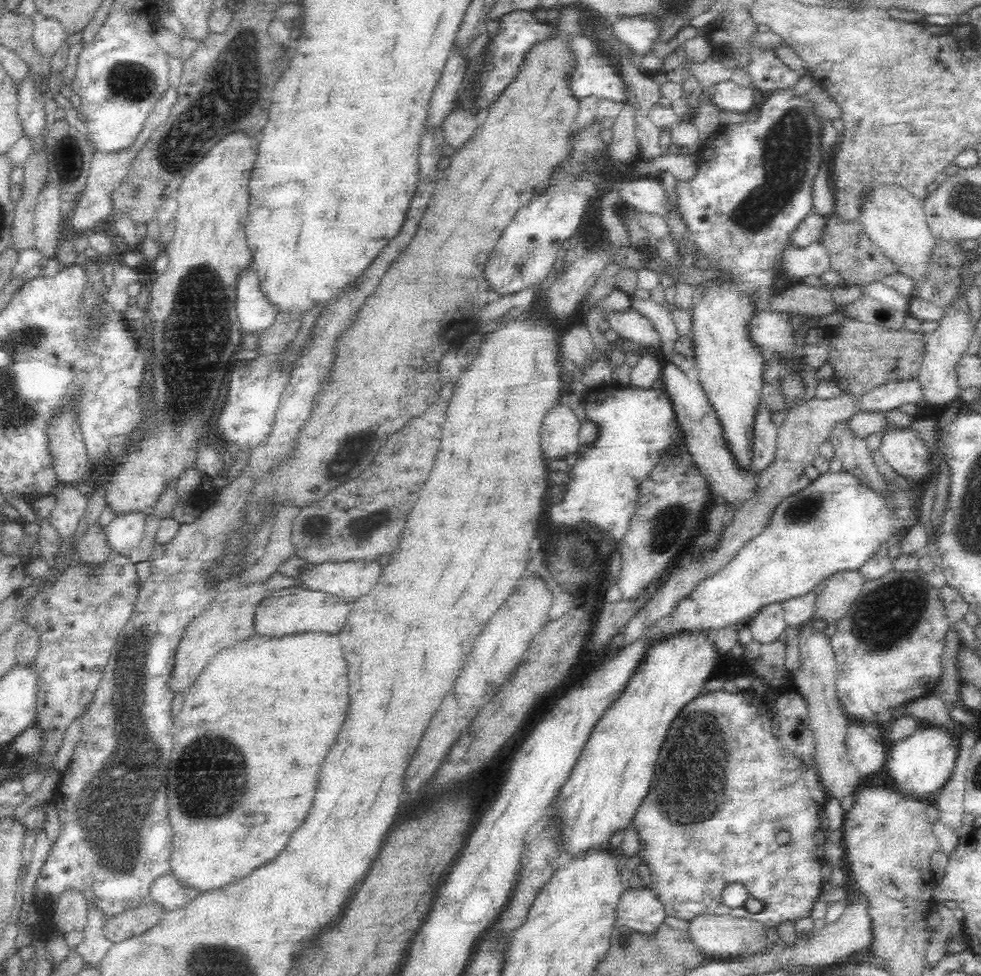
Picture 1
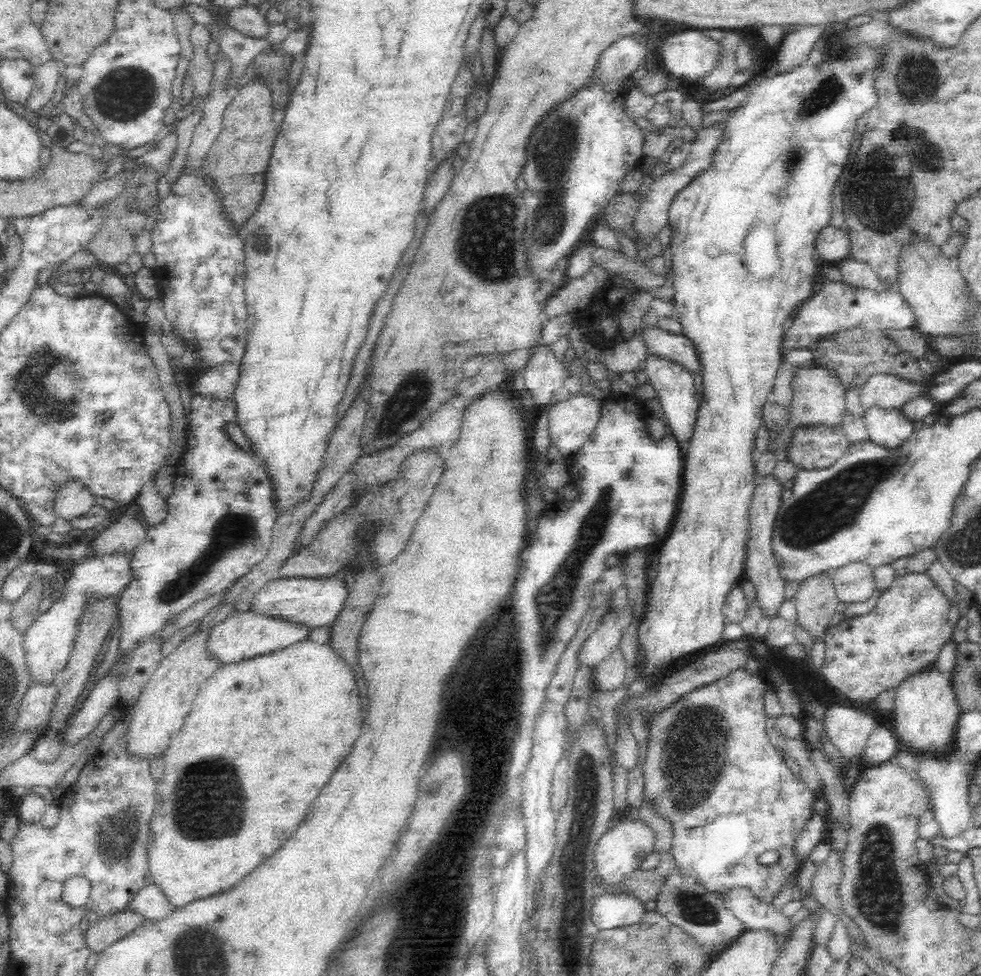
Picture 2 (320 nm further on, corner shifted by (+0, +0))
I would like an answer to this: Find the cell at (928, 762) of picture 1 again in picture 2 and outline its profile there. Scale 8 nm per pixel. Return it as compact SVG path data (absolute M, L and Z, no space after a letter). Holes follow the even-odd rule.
M932 668L902 682L895 692L894 713L888 721L898 737L899 750L914 753L914 756L928 755L938 759L952 754L957 749L955 738L962 711L951 680Z

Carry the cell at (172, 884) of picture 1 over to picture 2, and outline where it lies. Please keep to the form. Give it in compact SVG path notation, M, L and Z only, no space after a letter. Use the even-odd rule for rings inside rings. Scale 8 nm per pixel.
M156 883L141 888L129 904L129 910L141 914L146 919L161 919L174 909L175 906Z

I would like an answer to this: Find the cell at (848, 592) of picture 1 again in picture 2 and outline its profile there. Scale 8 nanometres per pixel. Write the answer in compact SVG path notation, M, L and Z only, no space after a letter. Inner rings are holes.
M850 563L830 574L838 602L864 602L875 590L873 568L864 563Z

